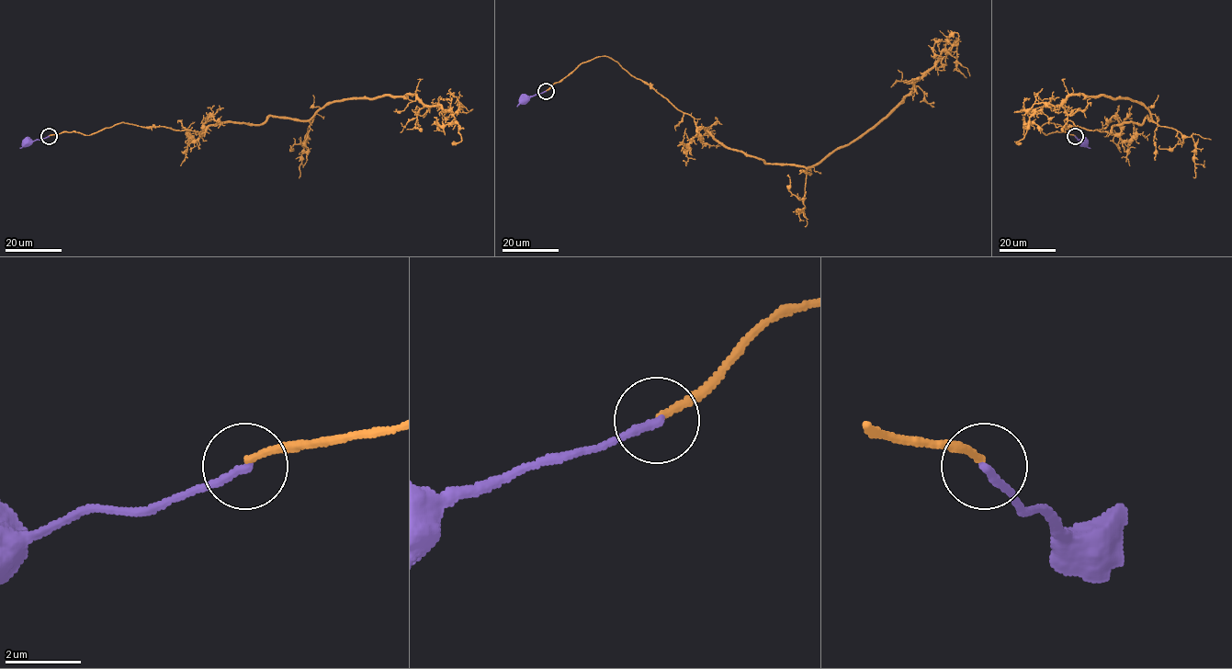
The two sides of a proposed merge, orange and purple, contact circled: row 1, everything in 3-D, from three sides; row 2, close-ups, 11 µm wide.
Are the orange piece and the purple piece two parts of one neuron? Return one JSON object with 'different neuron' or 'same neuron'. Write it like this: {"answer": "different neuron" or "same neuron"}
{"answer": "different neuron"}

